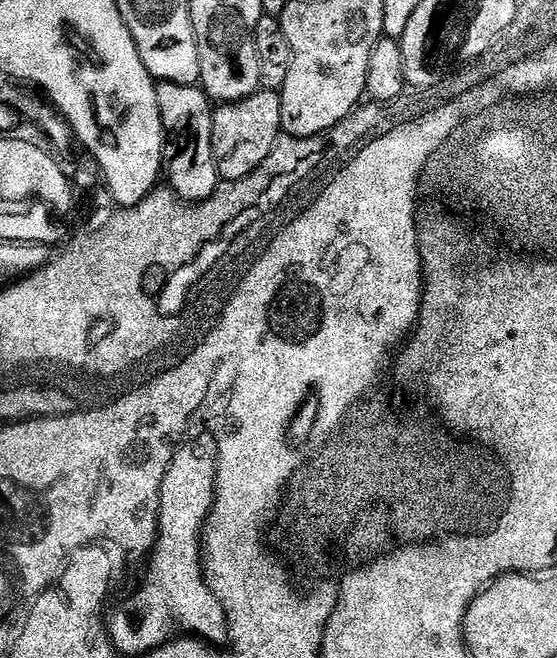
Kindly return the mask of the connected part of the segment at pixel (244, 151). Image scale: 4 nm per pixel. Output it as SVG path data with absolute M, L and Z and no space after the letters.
M259 91L245 100L225 103L215 109L212 117L212 157L216 159L219 179L224 182L239 181L250 175L270 154L275 138L281 134L280 97L276 92Z

